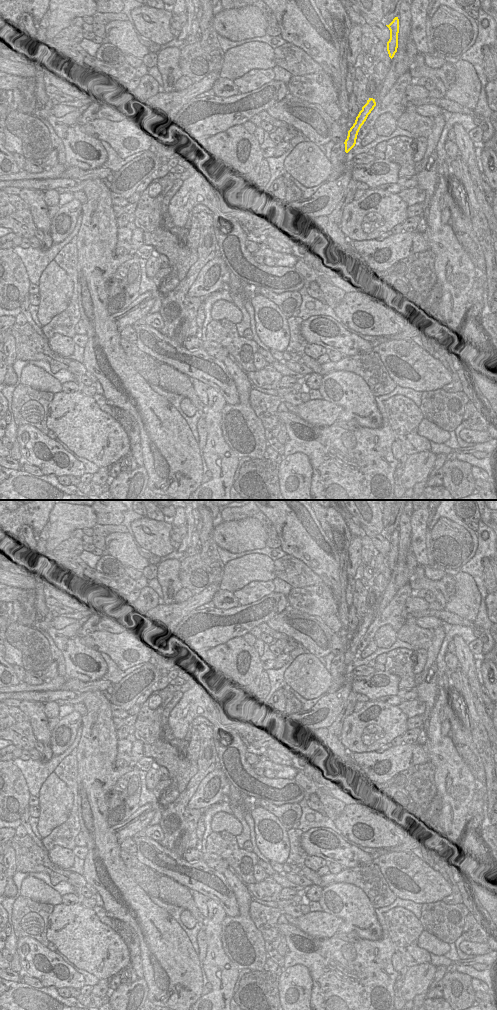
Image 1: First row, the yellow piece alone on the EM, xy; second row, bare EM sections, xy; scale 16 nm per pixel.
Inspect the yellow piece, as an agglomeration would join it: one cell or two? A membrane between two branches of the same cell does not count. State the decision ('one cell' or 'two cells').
one cell

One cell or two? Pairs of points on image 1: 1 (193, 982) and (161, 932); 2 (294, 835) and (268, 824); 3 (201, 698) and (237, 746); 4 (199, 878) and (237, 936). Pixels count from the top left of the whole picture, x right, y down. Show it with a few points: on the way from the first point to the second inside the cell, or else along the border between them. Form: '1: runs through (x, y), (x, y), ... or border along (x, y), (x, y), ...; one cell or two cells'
1: runs through (181, 970), (168, 957), (164, 944); one cell
2: border along (286, 831), (289, 843), (289, 854), (287, 856); two cells
3: runs through (209, 710), (233, 734); one cell
4: border along (234, 894), (237, 900), (238, 914), (226, 916); two cells

